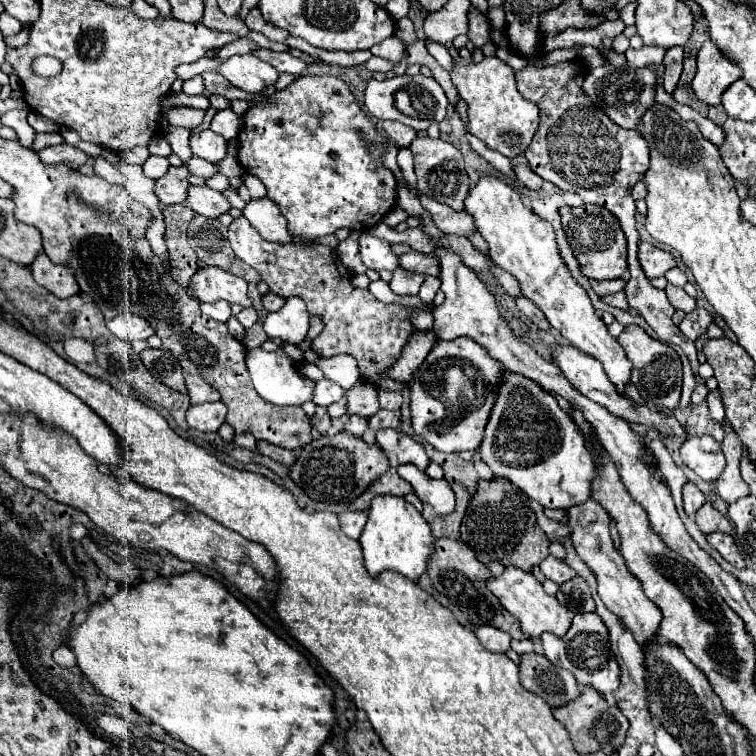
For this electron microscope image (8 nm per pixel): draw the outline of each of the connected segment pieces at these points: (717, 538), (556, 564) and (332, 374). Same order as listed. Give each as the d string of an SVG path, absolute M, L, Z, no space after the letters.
M708 533L706 535L706 541L728 561L732 563L734 567L744 567L744 561L738 553L738 547L732 539L732 535L726 535L726 533Z
M548 555L548 557L540 563L540 569L542 569L542 573L544 573L548 579L556 581L558 585L562 585L562 583L566 583L568 579L576 577L576 573L574 573L572 567L568 567L562 559L556 559L556 557L552 557L552 555Z
M336 355L328 359L320 359L316 365L324 371L326 379L336 381L346 391L360 379L360 369L352 355Z

